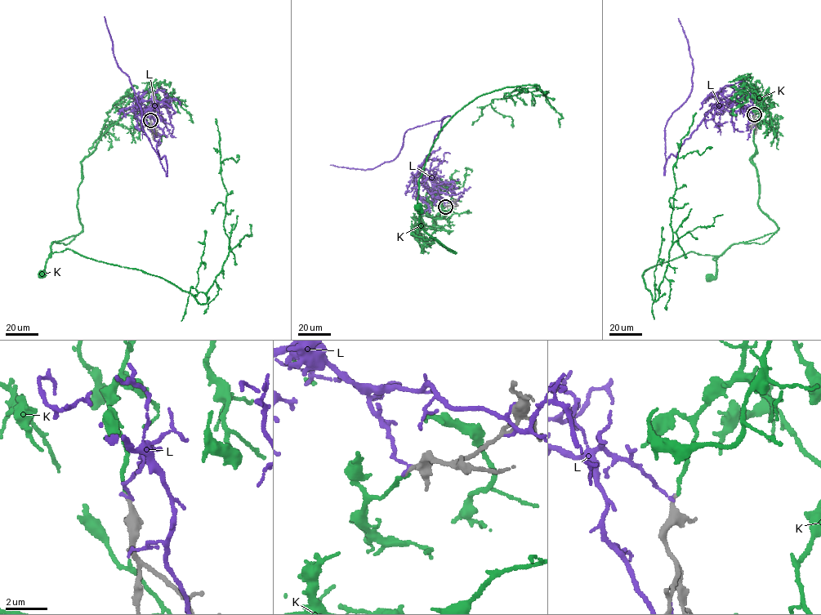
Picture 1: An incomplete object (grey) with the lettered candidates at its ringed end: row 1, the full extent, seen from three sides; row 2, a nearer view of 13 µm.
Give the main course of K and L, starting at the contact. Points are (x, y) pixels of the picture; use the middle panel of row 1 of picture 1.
K: (445, 207), (442, 211), (430, 202), (419, 218), (423, 225), (411, 233), (455, 253), (426, 233), (418, 207)
L: (445, 206), (428, 191), (417, 168), (449, 115), (407, 130), (396, 157), (376, 167), (330, 164)

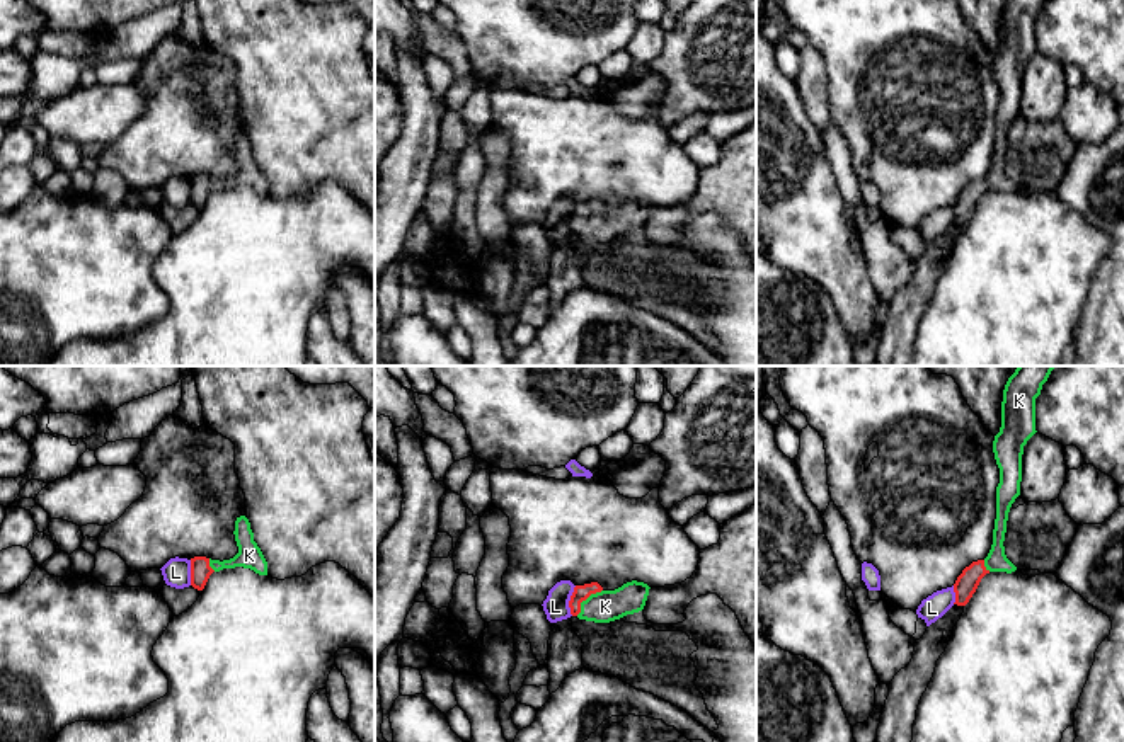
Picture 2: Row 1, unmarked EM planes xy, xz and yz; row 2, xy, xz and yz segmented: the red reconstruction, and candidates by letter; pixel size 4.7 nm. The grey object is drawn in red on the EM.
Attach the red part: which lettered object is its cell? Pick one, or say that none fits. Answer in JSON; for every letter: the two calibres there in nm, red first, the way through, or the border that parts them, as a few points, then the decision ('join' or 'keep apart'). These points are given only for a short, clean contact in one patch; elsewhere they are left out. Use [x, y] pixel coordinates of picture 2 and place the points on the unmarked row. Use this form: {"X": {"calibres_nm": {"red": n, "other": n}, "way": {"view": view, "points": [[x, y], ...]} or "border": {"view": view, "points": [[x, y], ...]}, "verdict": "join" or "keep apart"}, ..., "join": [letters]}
{"K": {"calibres_nm": {"red": 80, "other": 150}, "way": {"view": "xz", "points": [[581, 211], [584, 218], [605, 225]]}, "verdict": "join"}, "L": {"calibres_nm": {"red": 80, "other": 120}, "verdict": "keep apart"}, "join": ["K"]}

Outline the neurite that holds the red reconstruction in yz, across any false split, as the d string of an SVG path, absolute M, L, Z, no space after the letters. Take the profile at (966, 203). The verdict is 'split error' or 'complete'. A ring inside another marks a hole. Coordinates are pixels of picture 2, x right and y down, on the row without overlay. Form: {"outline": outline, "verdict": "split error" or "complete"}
{"outline": "M1006 0L1001 20L1001 46L993 60L993 71L1000 87L996 106L996 138L993 163L984 179L972 180L954 203L957 225L966 225L981 197L989 191L1012 192L1017 186L1005 174L1008 131L1020 114L1022 73L1035 49L1035 17L1046 0Z", "verdict": "split error"}

